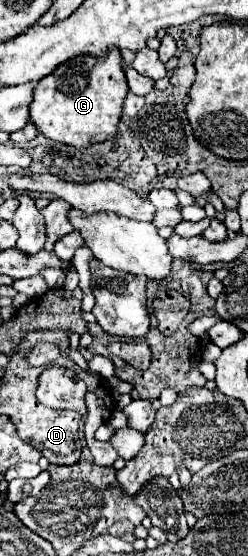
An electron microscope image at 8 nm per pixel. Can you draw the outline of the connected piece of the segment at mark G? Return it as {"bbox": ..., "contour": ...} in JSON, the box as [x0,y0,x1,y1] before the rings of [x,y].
{"bbox":[29,47,129,147],"contour":[[[111,47],[105,57],[77,55],[39,79],[29,113],[37,131],[47,139],[71,147],[89,147],[115,137],[127,93],[129,87],[121,65],[121,53],[117,47]]]}

